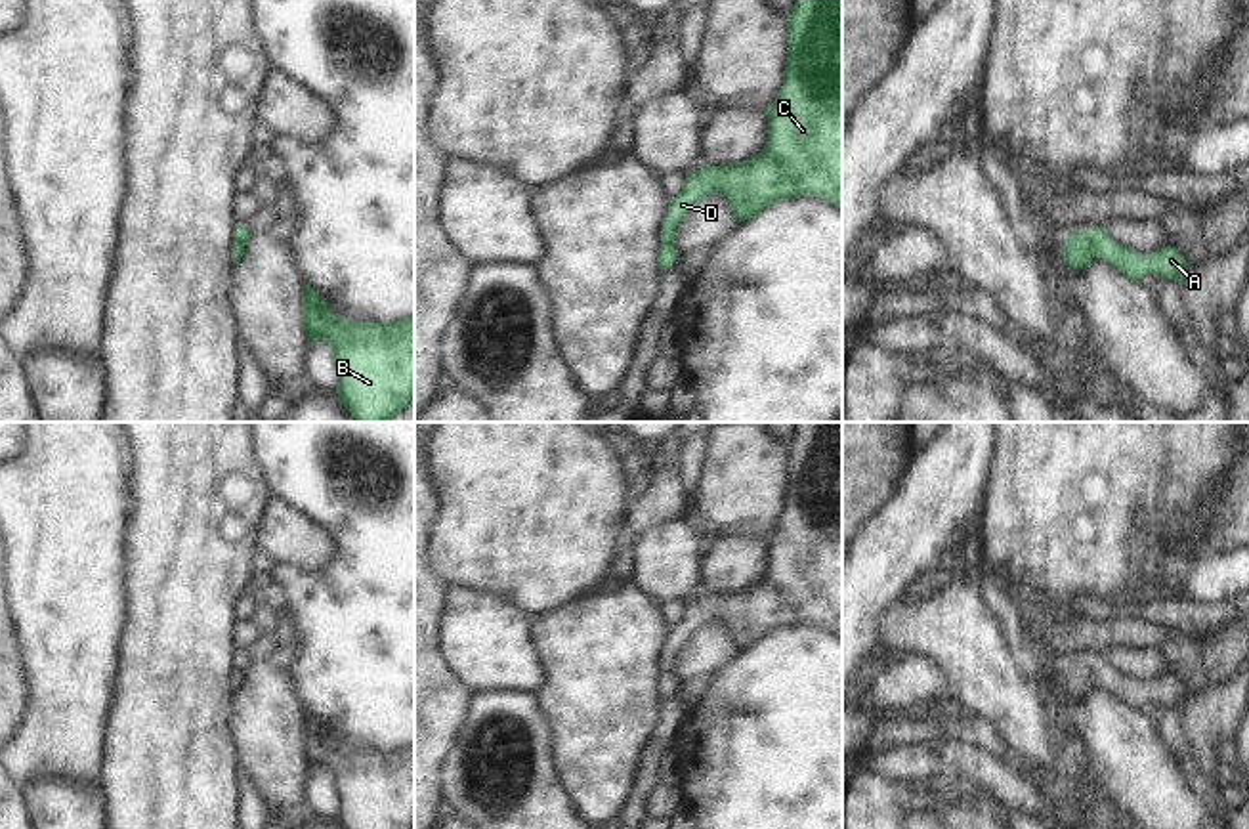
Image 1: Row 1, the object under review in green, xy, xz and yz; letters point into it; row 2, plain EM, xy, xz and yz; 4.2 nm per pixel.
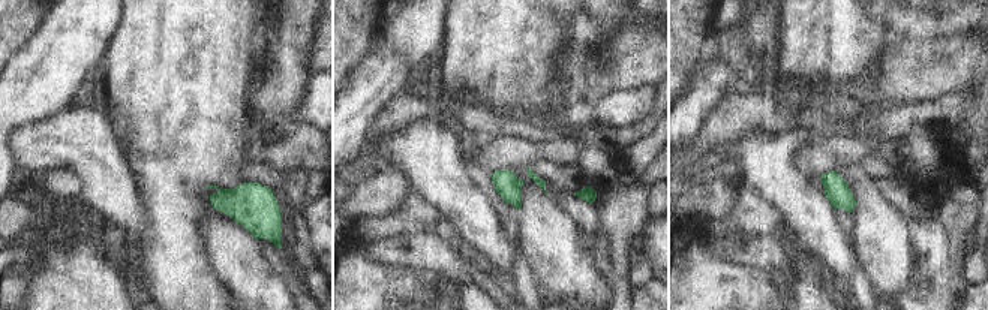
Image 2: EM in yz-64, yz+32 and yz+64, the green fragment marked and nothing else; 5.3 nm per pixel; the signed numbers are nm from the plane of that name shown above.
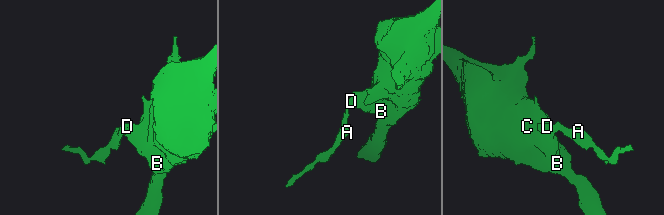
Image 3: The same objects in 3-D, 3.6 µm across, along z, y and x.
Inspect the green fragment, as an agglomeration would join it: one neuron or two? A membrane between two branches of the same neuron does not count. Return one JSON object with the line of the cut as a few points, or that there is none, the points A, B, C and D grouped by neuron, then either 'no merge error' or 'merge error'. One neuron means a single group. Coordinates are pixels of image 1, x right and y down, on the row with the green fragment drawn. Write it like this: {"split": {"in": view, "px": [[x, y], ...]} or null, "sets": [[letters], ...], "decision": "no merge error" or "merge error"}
{"split": null, "sets": [["A", "B", "C", "D"]], "decision": "no merge error"}

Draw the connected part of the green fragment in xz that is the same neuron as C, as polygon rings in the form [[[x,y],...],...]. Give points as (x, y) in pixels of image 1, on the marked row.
[[[794,0],[787,15],[783,88],[764,111],[768,141],[758,155],[730,166],[699,166],[670,199],[668,218],[661,220],[661,271],[680,258],[674,248],[678,222],[710,193],[728,197],[737,223],[793,197],[823,197],[842,208],[842,0]]]

